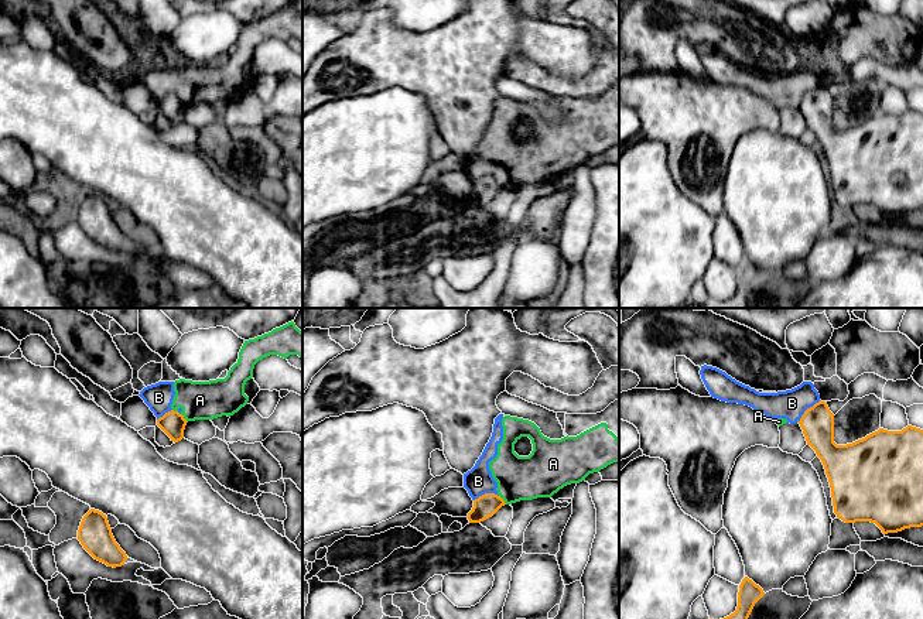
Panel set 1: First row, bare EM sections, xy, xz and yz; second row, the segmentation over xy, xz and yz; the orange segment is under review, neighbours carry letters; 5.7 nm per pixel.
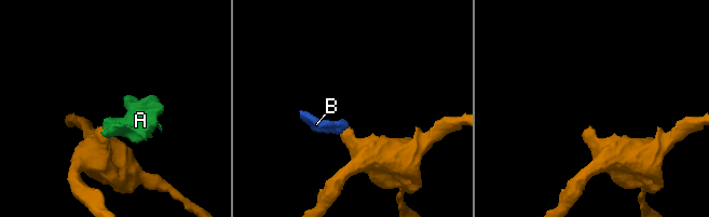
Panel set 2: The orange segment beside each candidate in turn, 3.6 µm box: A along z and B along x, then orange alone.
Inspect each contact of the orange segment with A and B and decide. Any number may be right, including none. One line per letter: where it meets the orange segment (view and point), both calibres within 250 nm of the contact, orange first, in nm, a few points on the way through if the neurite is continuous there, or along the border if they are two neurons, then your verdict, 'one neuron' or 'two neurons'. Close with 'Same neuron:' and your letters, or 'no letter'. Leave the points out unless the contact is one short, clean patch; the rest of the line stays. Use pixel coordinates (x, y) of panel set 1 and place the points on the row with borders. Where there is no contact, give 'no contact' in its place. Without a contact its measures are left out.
A: xz (502, 499) | 140/260 nm | along xz (499, 495), (506, 503) | two neurons
B: yz (807, 409) | 190/170 nm | along yz (820, 400), (810, 406), (799, 421) | two neurons
Same neuron: no letter

